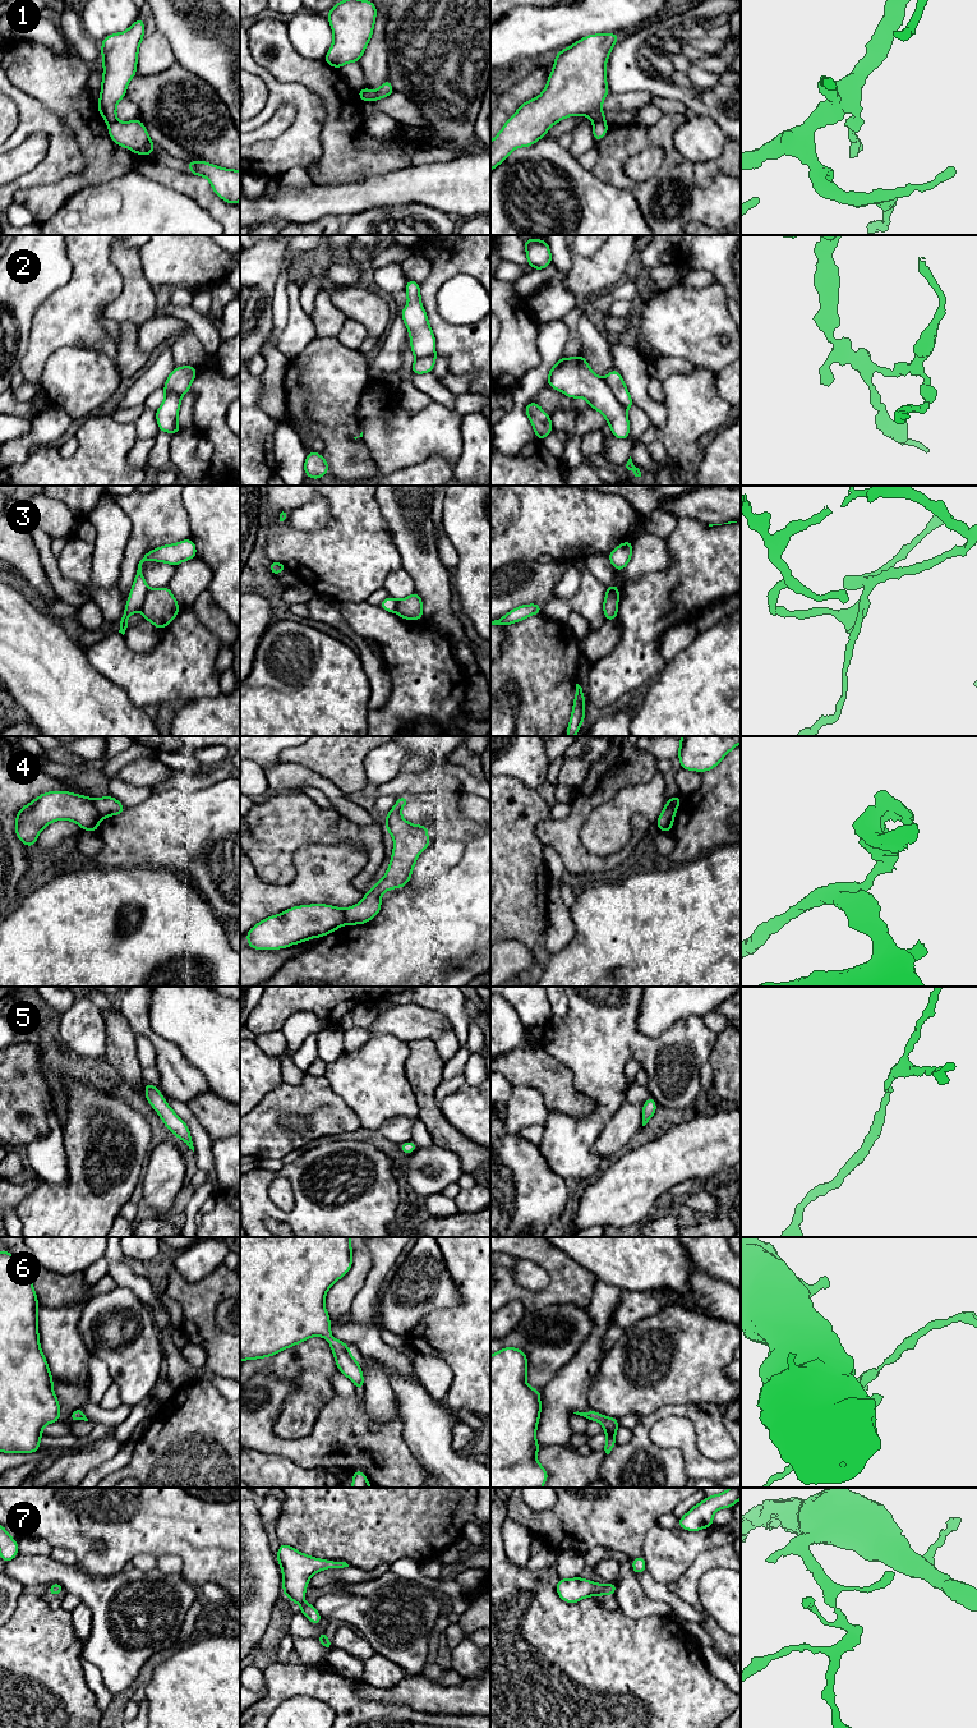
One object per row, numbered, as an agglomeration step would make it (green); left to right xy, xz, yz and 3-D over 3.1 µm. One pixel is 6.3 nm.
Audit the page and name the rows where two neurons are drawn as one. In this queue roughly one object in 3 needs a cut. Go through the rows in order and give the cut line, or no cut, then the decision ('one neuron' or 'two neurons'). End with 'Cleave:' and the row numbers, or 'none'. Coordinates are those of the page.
1: cut in yz along (603, 120), (594, 123); two neurons
2: cut in yz along (603, 378), (612, 394), (626, 408); two neurons
3: cut in xy along (148, 589), (144, 602), (139, 609); two neurons
4: cut in xy along (92, 800), (96, 810), (102, 817); two neurons
5: no cut; one neuron
6: no cut; one neuron
7: no cut; one neuron
Cleave: 1, 2, 3, 4

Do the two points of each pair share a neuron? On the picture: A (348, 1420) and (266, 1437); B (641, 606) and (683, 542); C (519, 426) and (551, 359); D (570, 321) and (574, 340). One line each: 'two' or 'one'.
A: one
B: one
C: one
D: one

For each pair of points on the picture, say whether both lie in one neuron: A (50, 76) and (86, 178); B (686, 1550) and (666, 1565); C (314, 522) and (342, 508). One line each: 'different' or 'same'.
A: same
B: same
C: different

